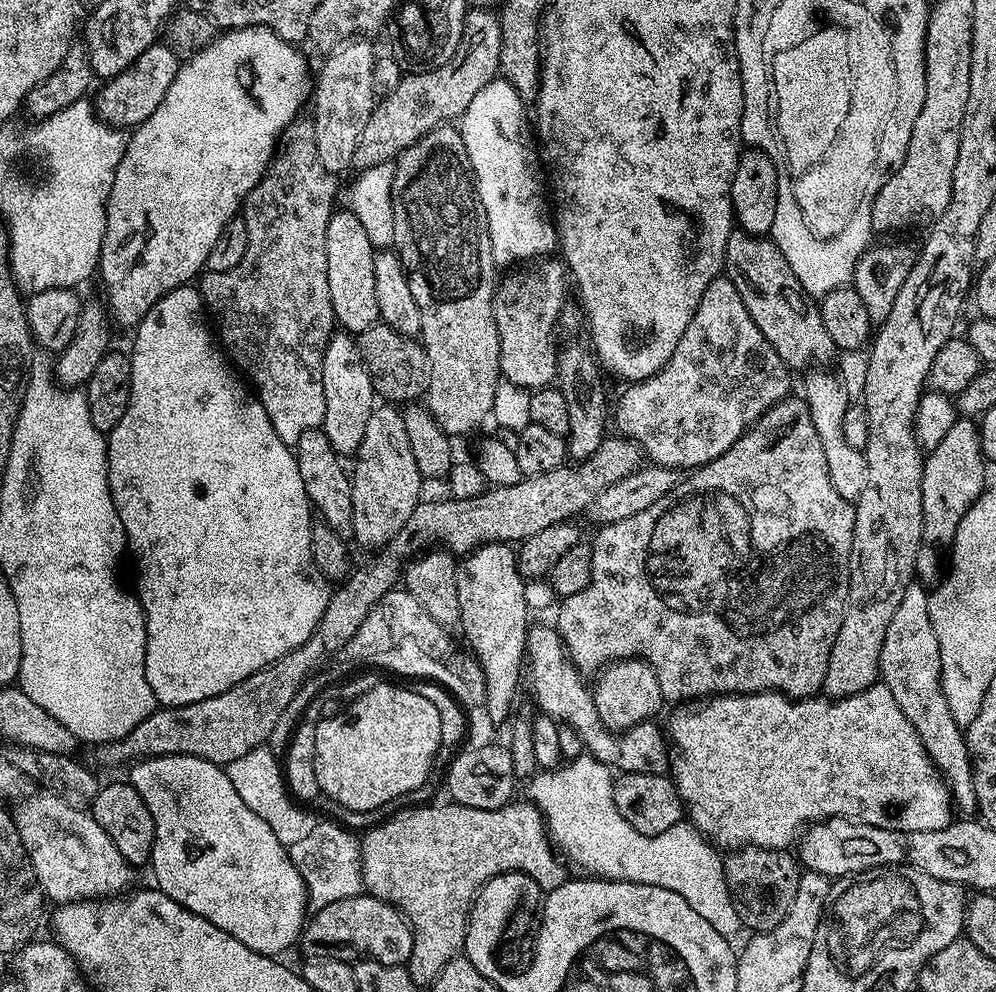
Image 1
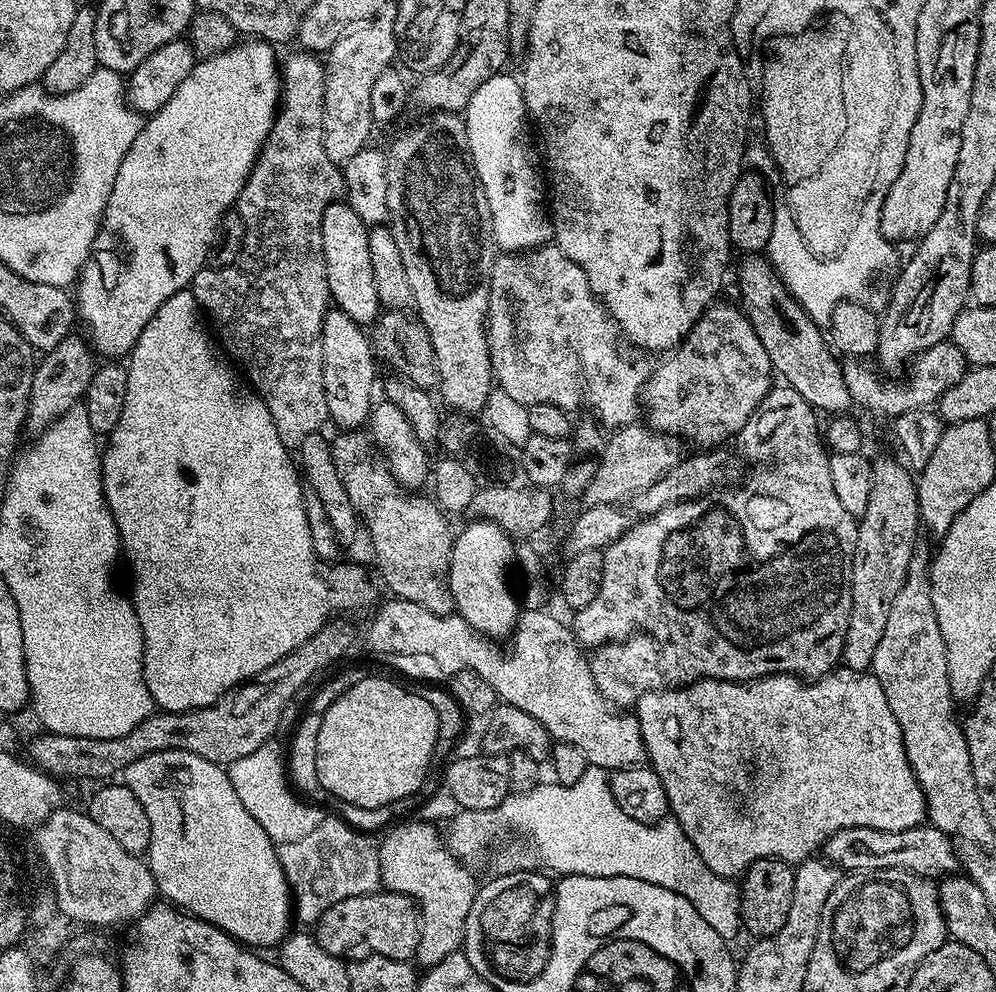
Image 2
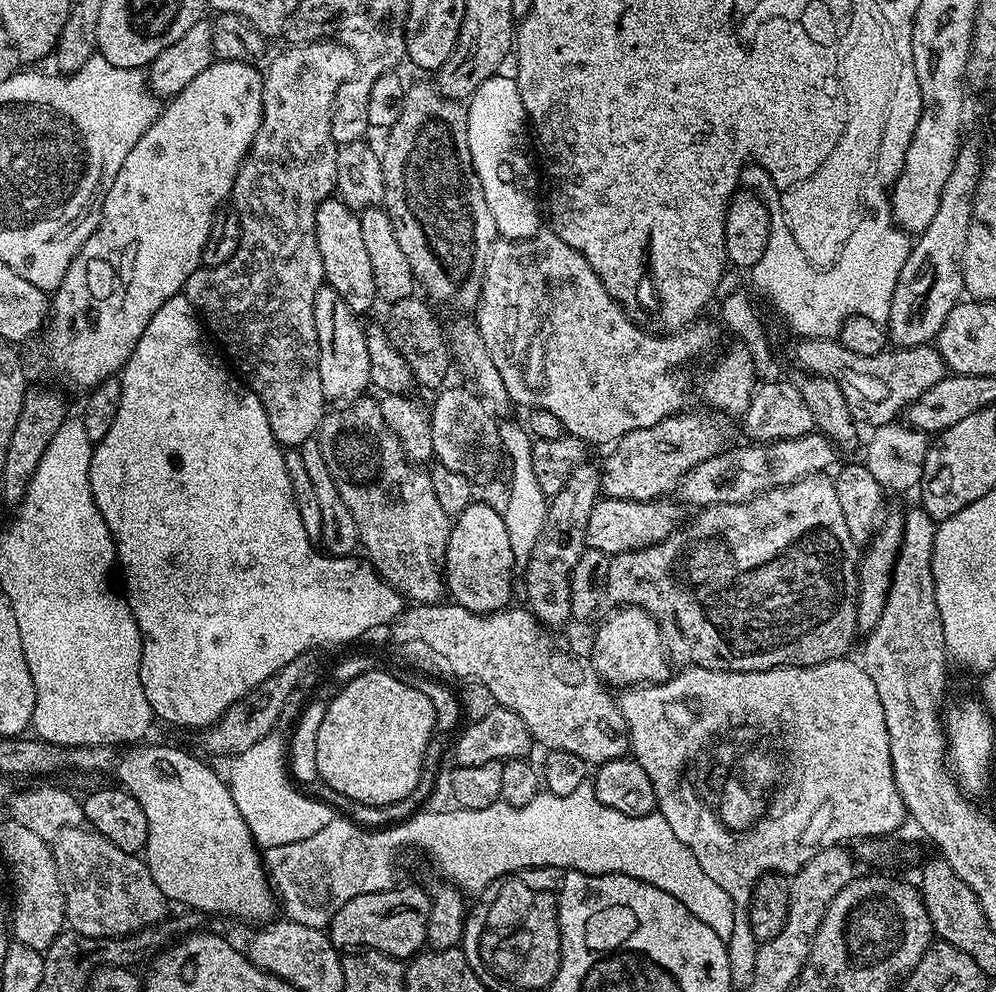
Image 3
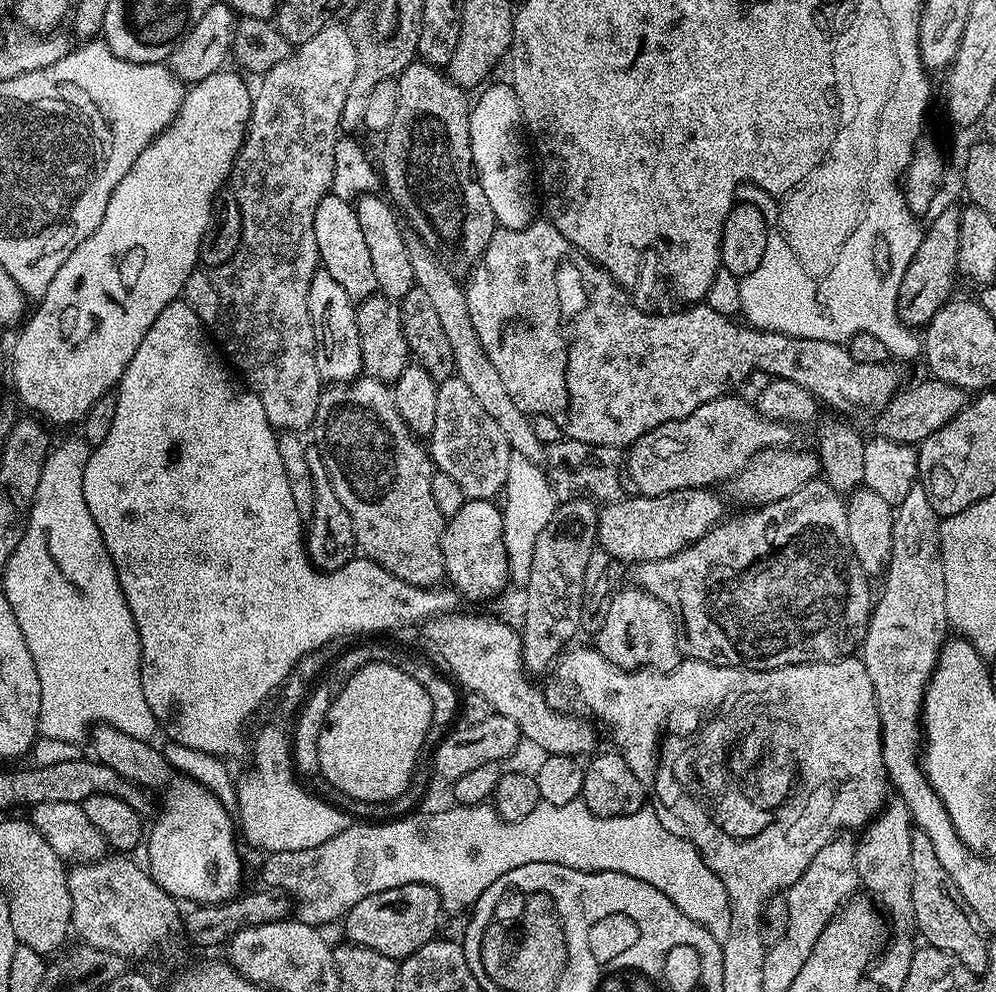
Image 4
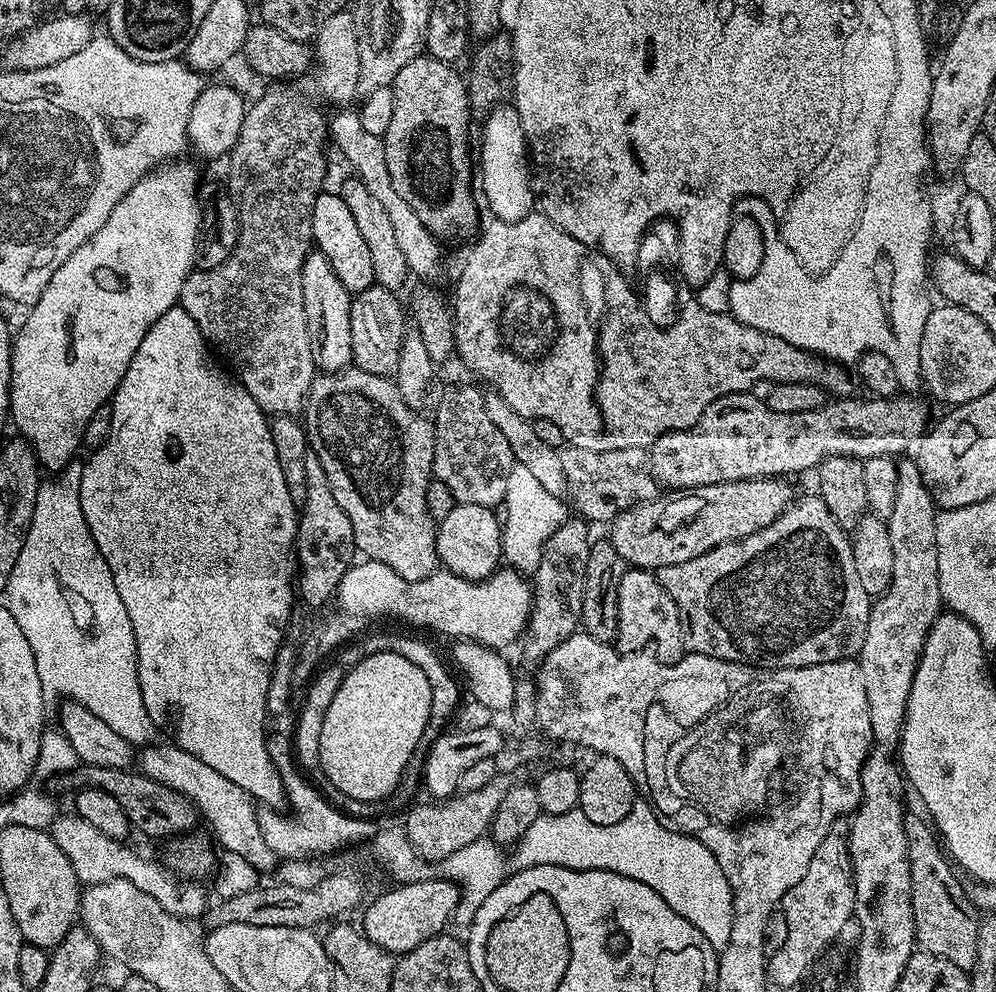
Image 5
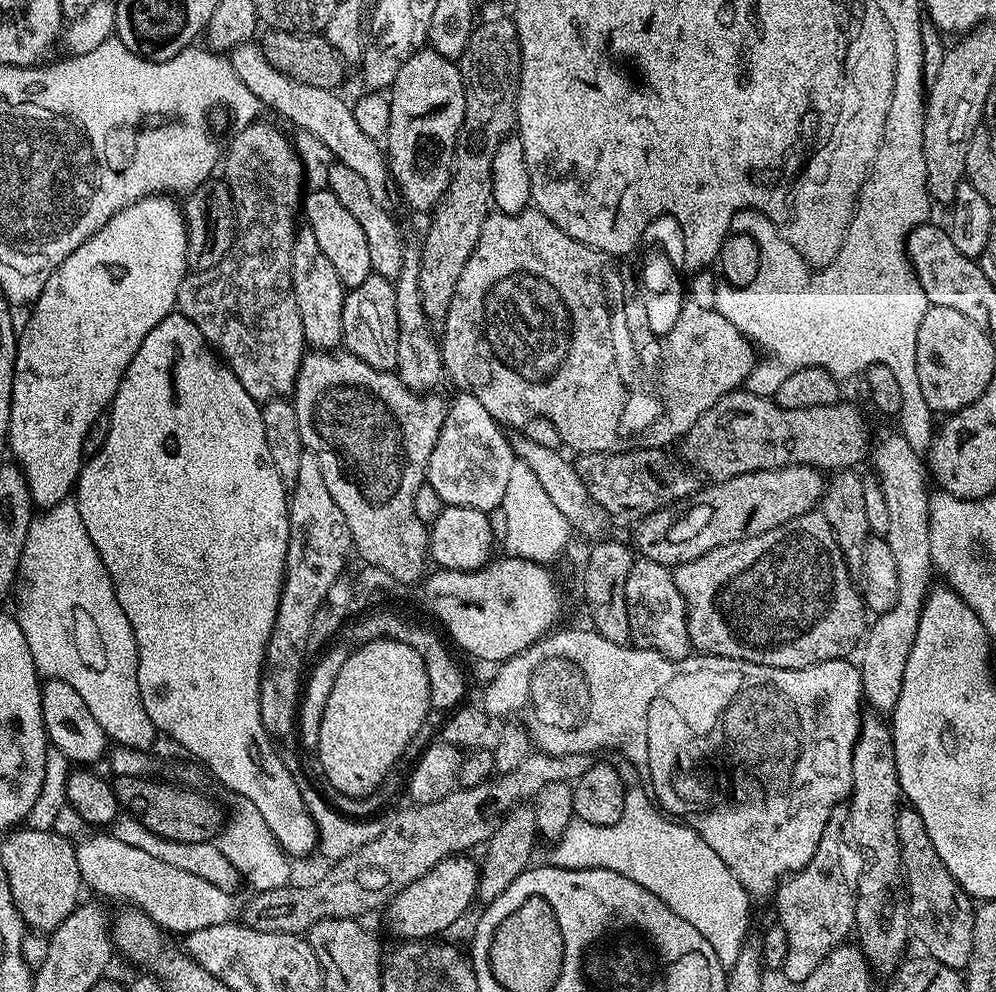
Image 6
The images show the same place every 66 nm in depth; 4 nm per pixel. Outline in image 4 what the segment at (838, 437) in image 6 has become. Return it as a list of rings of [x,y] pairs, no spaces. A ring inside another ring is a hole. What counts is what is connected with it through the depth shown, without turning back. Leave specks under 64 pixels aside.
[[[935,378],[927,379],[921,384],[914,385],[913,388],[905,387],[897,392],[891,402],[881,409],[874,420],[876,421],[874,432],[877,437],[893,440],[899,444],[918,446],[926,438],[930,438],[934,430],[942,430],[942,426],[946,426],[950,418],[957,416],[968,405],[970,396],[964,389],[950,386]],[[725,394],[706,402],[681,420],[666,422],[650,430],[630,445],[626,452],[626,476],[632,479],[637,493],[642,496],[661,496],[683,488],[716,486],[719,480],[728,482],[737,476],[759,451],[764,448],[787,449],[793,442],[793,429],[782,420],[768,420],[755,403],[747,404],[740,396]]]

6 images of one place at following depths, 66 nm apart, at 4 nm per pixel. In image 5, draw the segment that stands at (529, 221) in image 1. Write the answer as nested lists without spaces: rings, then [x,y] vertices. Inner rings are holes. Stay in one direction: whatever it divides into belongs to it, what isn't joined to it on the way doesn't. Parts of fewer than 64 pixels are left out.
[[[501,102],[485,116],[488,117],[480,136],[480,162],[478,158],[478,184],[484,187],[482,200],[488,203],[495,219],[518,222],[518,218],[526,218],[538,204],[532,190],[528,139],[524,137],[518,110],[511,103]]]

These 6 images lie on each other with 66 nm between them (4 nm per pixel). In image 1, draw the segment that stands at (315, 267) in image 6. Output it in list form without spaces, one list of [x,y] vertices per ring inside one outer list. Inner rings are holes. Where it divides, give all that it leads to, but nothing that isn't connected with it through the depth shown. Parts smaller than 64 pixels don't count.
[[[343,330],[328,339],[326,354],[318,366],[318,392],[324,395],[324,421],[322,427],[330,446],[342,458],[359,453],[362,438],[368,434],[368,423],[372,409],[377,403],[376,391],[372,389],[372,379],[364,365],[356,336]]]

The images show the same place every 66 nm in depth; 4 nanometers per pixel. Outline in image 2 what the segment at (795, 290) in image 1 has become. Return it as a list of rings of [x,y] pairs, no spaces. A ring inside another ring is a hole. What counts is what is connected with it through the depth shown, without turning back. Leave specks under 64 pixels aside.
[[[748,254],[741,260],[744,260],[740,264],[742,308],[754,326],[754,334],[758,334],[758,342],[762,342],[766,354],[770,354],[775,375],[784,376],[783,383],[798,390],[798,394],[821,413],[847,413],[854,403],[844,381],[844,369],[821,325],[815,324],[810,314],[806,314],[804,307],[792,297],[768,259],[760,254]]]

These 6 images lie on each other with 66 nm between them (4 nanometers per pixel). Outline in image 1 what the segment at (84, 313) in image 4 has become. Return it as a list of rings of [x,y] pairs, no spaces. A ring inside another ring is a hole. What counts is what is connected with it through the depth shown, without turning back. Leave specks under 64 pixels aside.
[[[233,28],[224,30],[217,35],[216,39],[209,42],[200,52],[187,57],[181,63],[178,74],[174,74],[174,82],[170,85],[170,90],[166,90],[166,98],[162,98],[162,106],[158,106],[158,110],[154,110],[154,114],[150,114],[150,118],[146,118],[146,122],[137,124],[134,131],[127,137],[124,153],[122,154],[122,162],[118,162],[118,170],[114,174],[114,182],[110,190],[110,198],[108,199],[108,209],[106,210],[106,222],[104,223],[104,235],[98,240],[98,261],[100,260],[100,280],[104,283],[104,292],[108,295],[106,299],[107,307],[110,309],[110,315],[117,325],[129,324],[135,326],[139,324],[141,318],[150,310],[150,306],[154,306],[154,302],[158,302],[158,298],[162,298],[166,294],[170,294],[170,290],[182,287],[183,284],[192,284],[193,281],[201,275],[202,269],[207,265],[208,255],[210,254],[210,246],[214,246],[214,242],[218,242],[218,234],[222,234],[222,230],[226,226],[226,222],[230,222],[243,209],[244,199],[254,190],[254,186],[258,186],[258,182],[267,172],[269,164],[272,163],[273,156],[278,151],[278,141],[288,131],[288,125],[297,119],[296,116],[300,112],[300,107],[310,100],[310,72],[308,76],[308,60],[300,53],[301,49],[295,44],[286,42],[282,38],[278,38],[278,34],[274,34],[268,28]]]

